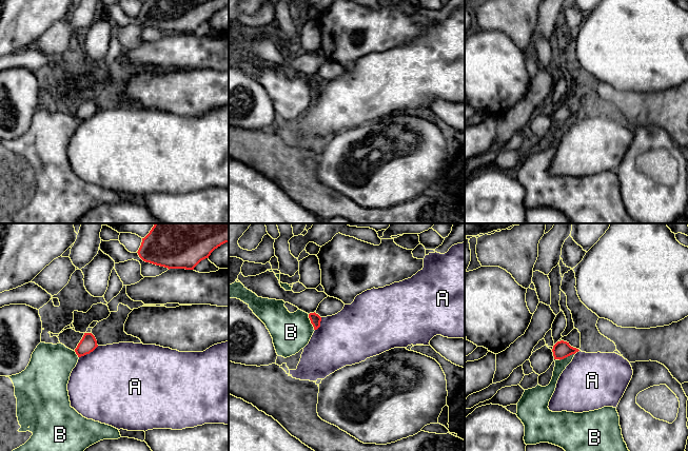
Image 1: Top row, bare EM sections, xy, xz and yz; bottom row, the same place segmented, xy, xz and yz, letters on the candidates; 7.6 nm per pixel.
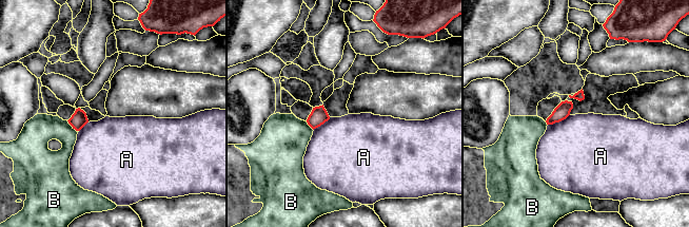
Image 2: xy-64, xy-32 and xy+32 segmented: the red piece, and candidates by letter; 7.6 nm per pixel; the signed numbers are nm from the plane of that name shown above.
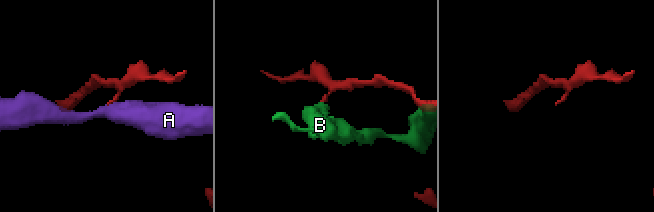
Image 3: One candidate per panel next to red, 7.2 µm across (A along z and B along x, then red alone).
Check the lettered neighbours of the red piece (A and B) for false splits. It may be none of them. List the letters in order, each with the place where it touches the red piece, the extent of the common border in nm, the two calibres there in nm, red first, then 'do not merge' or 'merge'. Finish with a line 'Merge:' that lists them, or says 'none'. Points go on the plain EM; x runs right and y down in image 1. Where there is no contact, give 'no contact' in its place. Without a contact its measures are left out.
A: meets red in xy at (89, 117); contact 180 nm long; 120 nm thick on the red side, 500 nm on the other; do not merge
B: meets red in yz at (569, 119); contact 170 nm long; 130 nm thick on the red side, 80 nm on the other; do not merge
Merge: none

